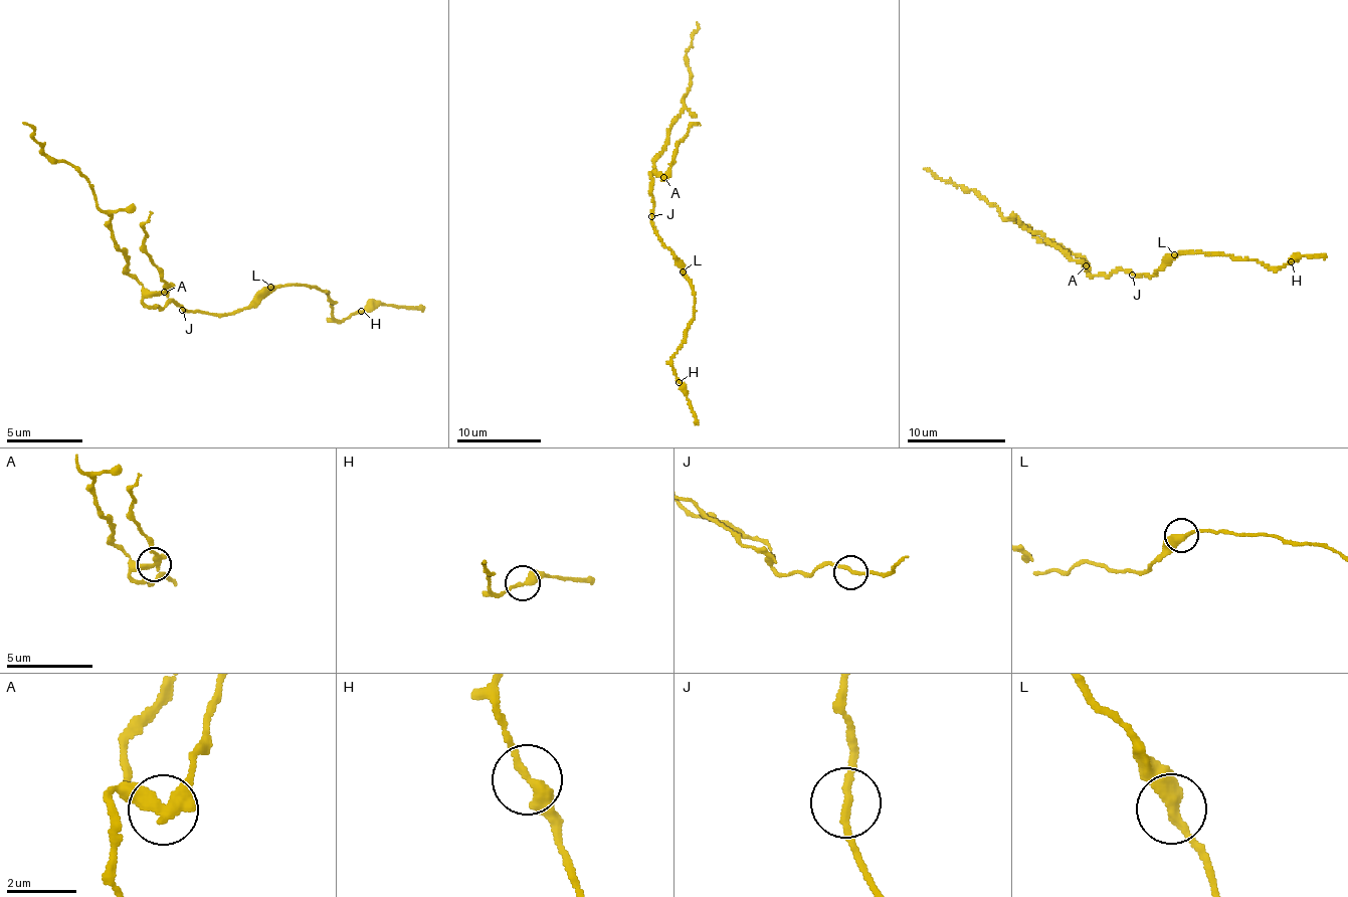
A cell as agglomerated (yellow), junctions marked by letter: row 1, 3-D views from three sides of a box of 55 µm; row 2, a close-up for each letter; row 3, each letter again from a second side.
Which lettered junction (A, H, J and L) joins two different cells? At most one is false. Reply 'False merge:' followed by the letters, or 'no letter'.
False merge: A

